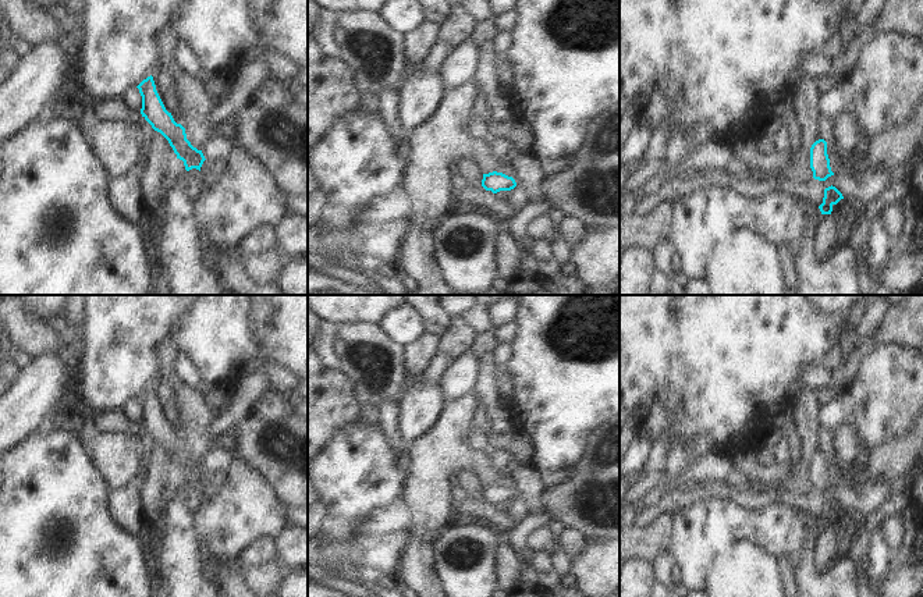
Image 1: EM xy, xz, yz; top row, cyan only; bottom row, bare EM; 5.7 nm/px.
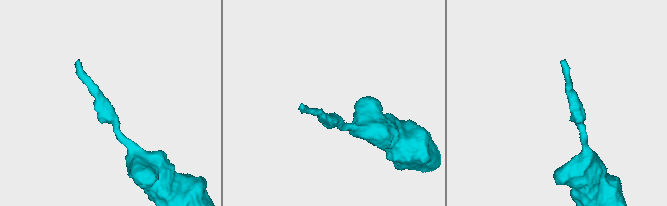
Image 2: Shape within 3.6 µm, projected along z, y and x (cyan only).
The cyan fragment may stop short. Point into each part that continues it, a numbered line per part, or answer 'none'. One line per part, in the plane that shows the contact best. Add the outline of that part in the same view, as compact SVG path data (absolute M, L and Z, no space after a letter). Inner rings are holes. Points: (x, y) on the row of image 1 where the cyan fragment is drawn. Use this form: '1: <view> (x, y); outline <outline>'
none

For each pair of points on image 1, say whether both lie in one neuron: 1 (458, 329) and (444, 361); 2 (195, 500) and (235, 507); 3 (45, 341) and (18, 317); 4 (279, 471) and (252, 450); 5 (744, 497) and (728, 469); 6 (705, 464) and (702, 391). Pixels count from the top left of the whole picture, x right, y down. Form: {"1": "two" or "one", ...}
{"1": "one", "2": "two", "3": "one", "4": "one", "5": "two", "6": "two"}

